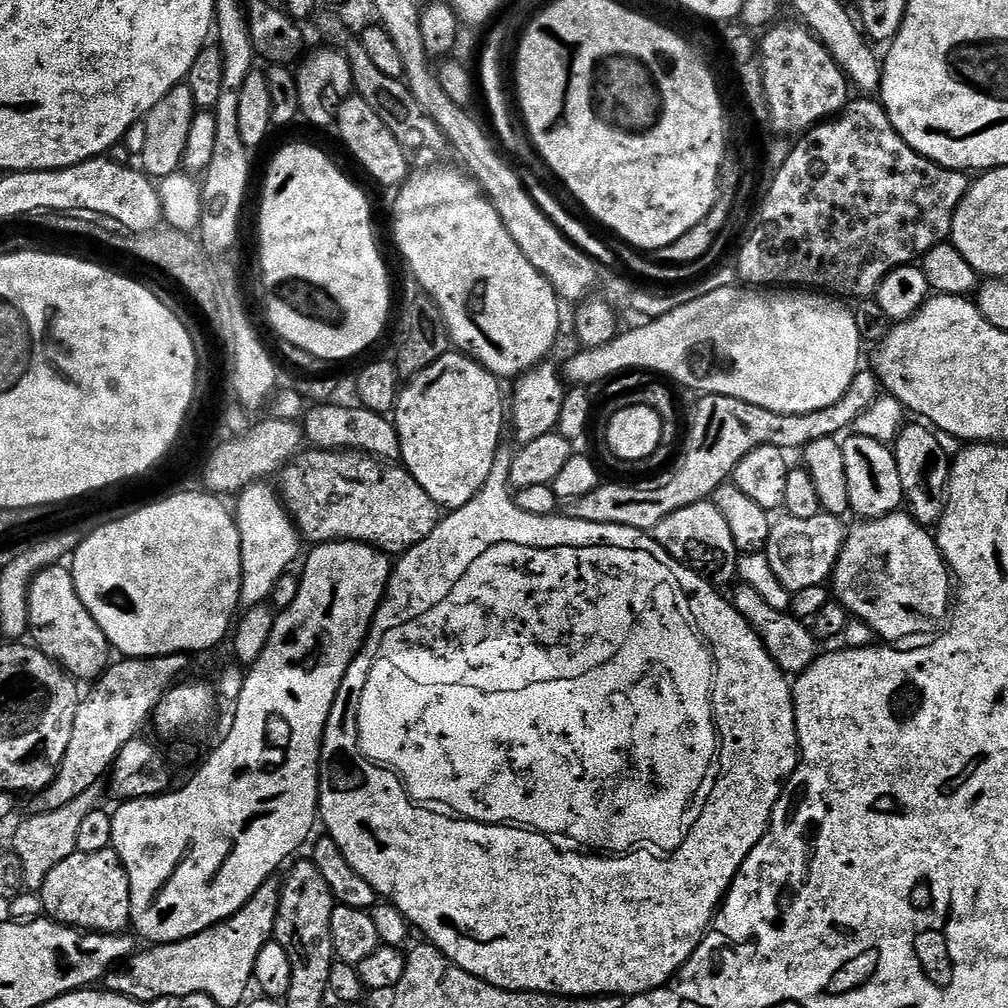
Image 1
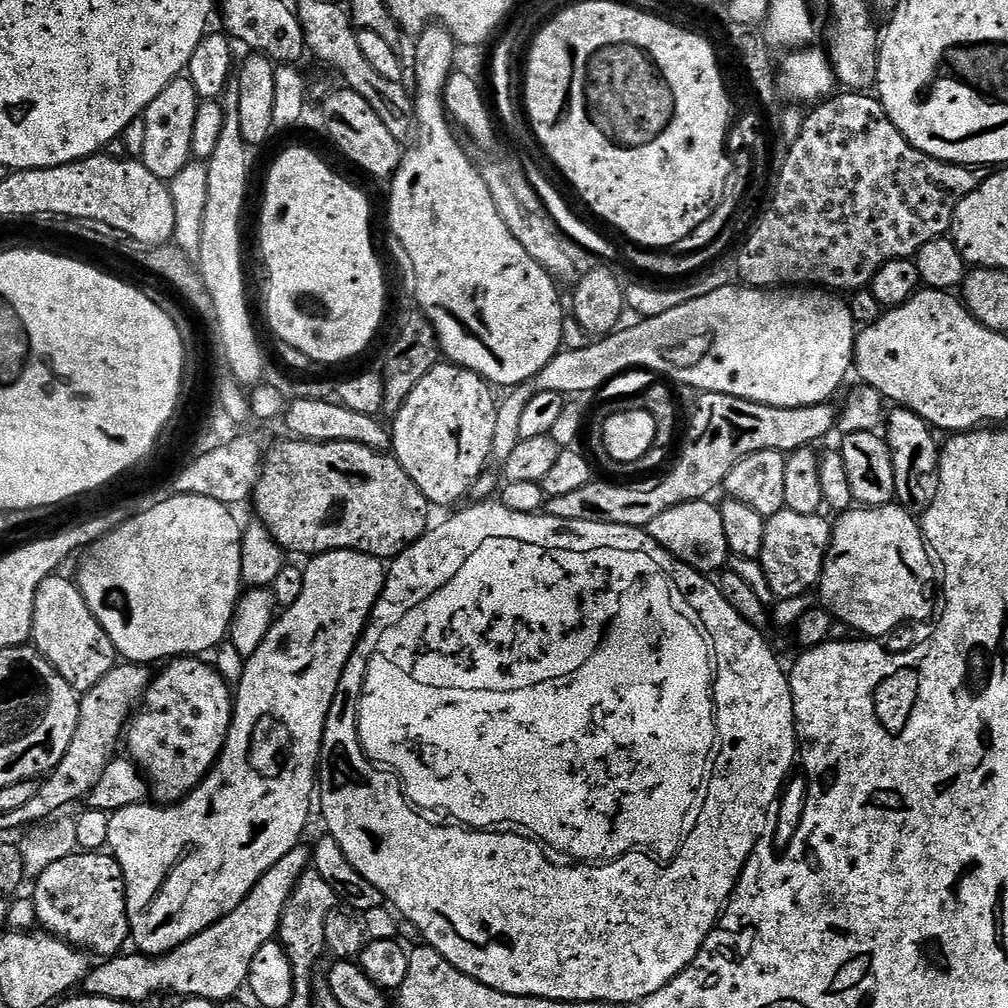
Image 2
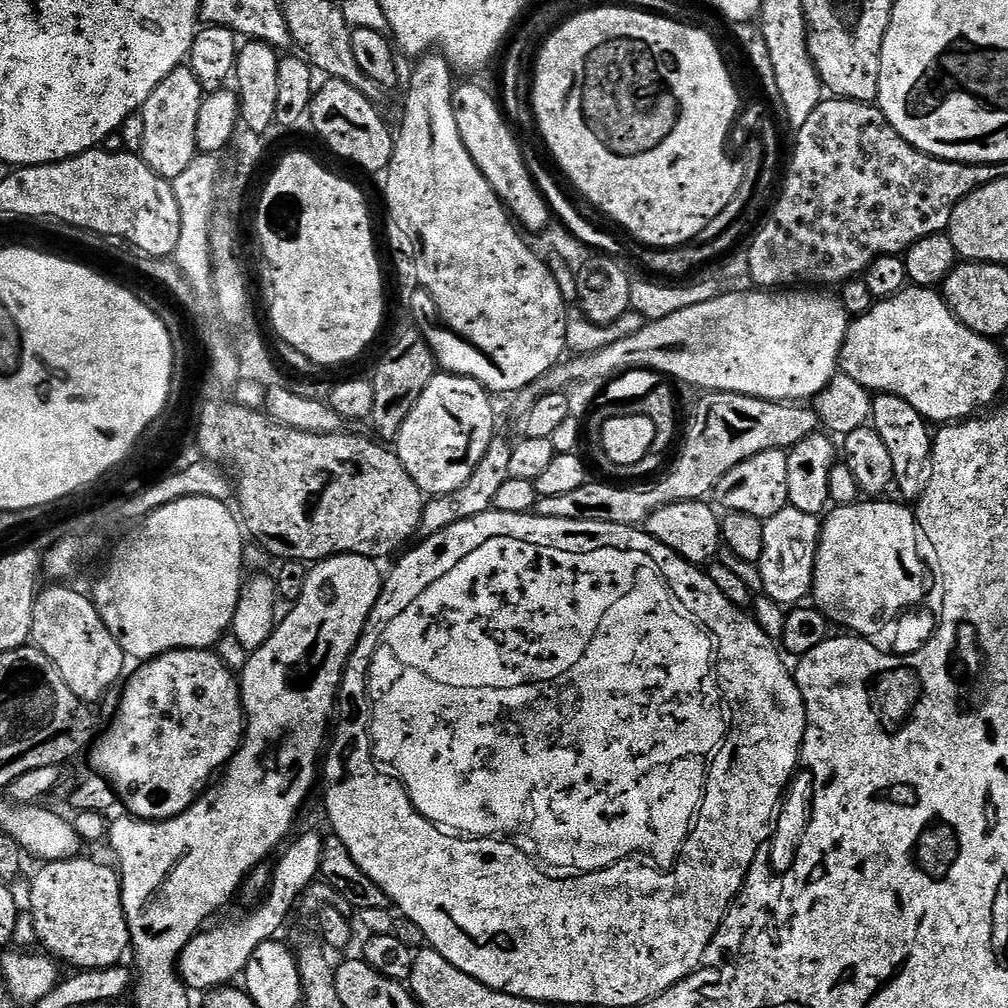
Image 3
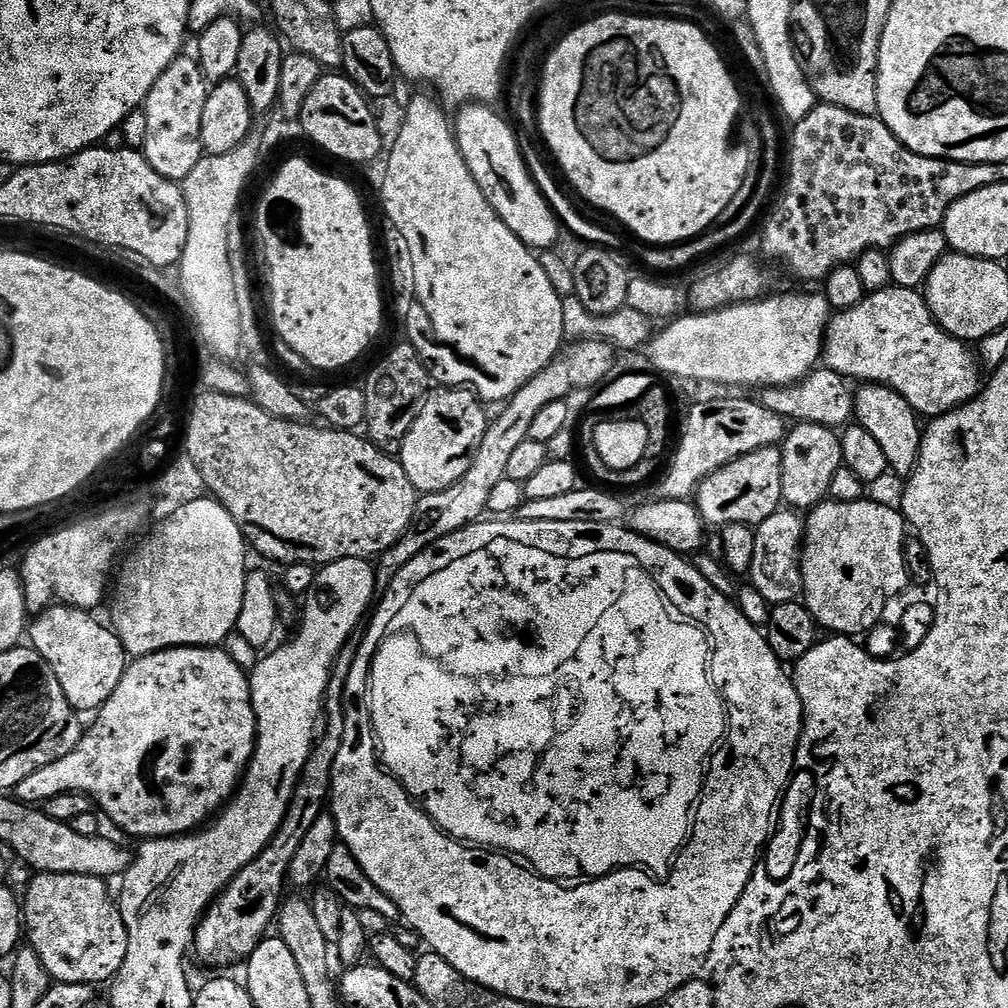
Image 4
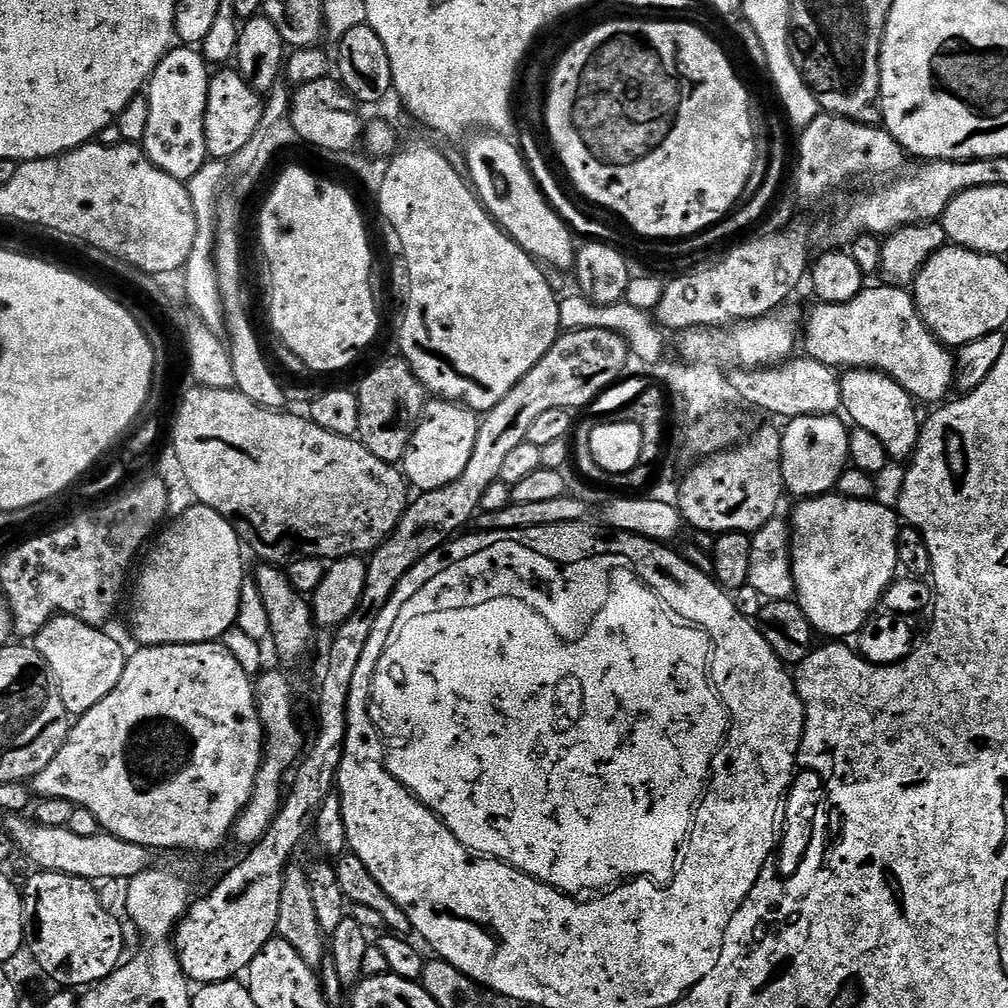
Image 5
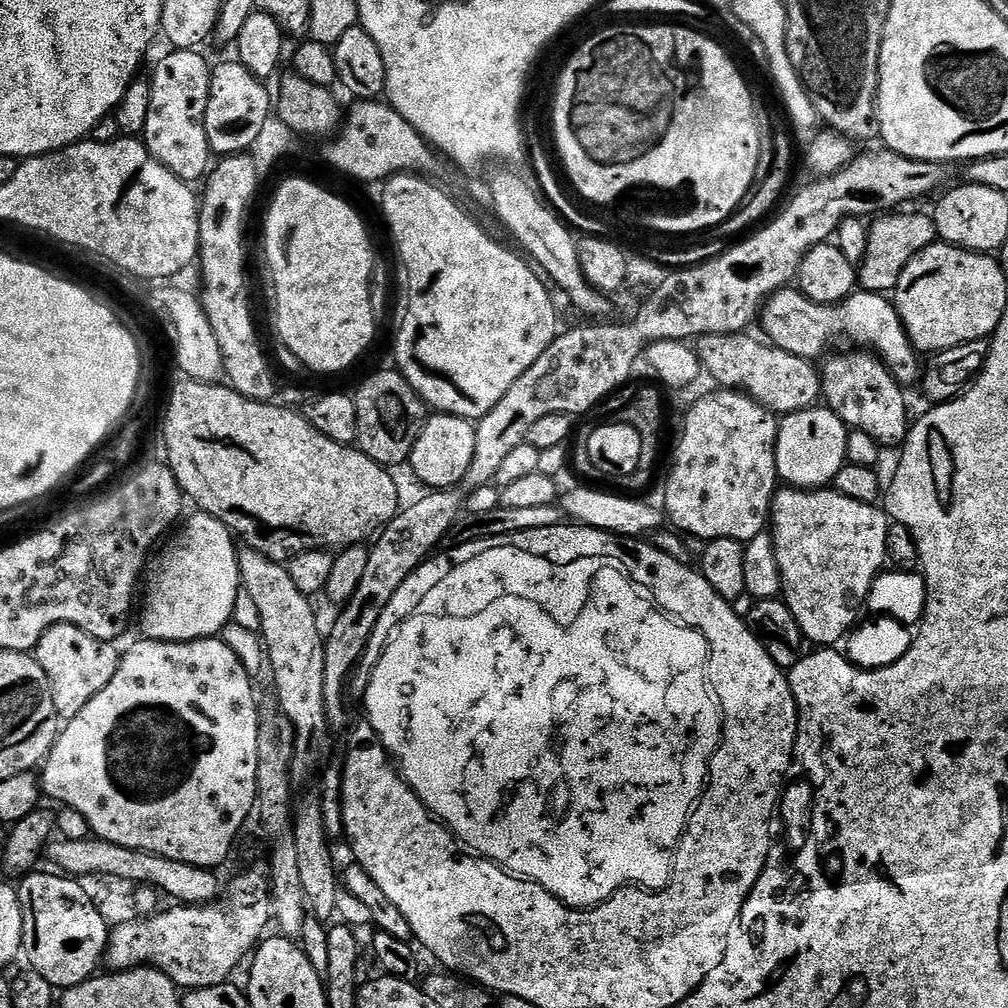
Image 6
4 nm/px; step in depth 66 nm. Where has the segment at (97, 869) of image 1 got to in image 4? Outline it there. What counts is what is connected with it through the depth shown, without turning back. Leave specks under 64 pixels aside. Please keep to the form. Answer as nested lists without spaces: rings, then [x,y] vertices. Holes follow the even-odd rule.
[[[45,872],[33,875],[28,893],[22,896],[22,928],[27,943],[36,951],[40,964],[58,984],[107,985],[115,980],[126,962],[128,928],[122,922],[117,901],[108,893],[103,879],[82,874],[54,874]]]

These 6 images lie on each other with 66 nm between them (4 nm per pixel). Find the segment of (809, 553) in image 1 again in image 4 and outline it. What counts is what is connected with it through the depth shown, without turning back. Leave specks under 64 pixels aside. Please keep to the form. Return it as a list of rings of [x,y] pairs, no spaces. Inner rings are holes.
[[[781,508],[755,527],[754,557],[748,578],[755,590],[768,604],[785,604],[796,600],[802,593],[800,549],[803,548],[804,520],[799,513]]]

